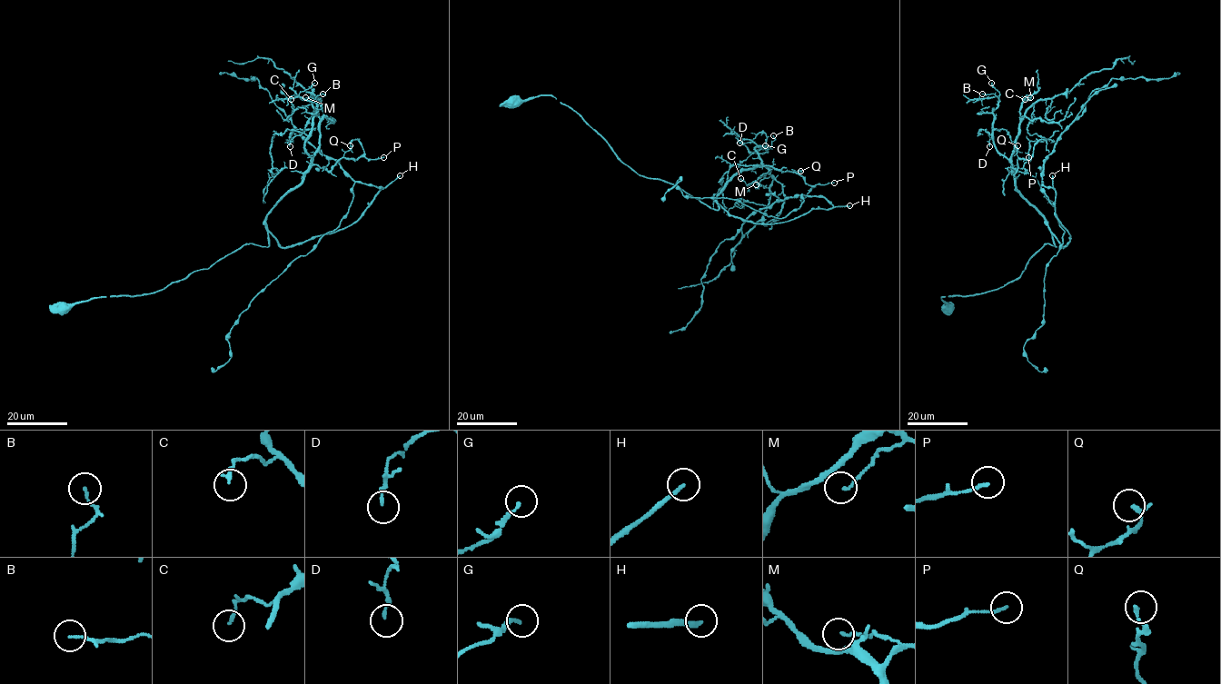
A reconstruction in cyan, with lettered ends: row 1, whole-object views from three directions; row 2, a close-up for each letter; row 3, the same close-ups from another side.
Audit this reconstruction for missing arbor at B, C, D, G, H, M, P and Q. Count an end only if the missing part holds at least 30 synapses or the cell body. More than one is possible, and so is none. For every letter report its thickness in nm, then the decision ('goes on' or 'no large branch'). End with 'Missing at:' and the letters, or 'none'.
B: 100 nm | no large branch
C: 140 nm | no large branch
D: 150 nm | no large branch
G: 150 nm | no large branch
H: 190 nm | goes on
M: 110 nm | no large branch
P: 140 nm | no large branch
Q: 170 nm | no large branch
Missing at: H

